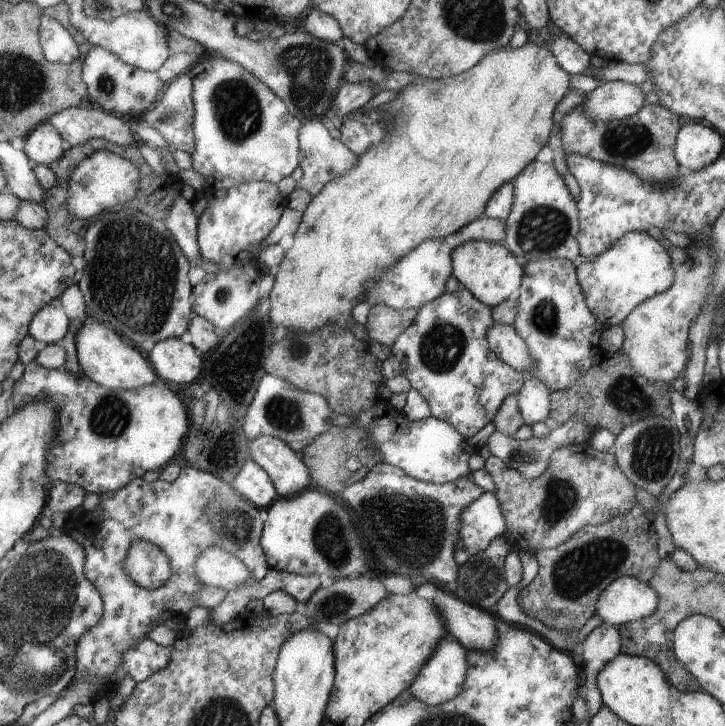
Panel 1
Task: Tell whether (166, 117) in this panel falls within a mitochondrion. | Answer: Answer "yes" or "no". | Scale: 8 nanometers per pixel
yes

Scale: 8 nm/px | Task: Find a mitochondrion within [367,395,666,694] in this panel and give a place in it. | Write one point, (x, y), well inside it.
(576, 571)

